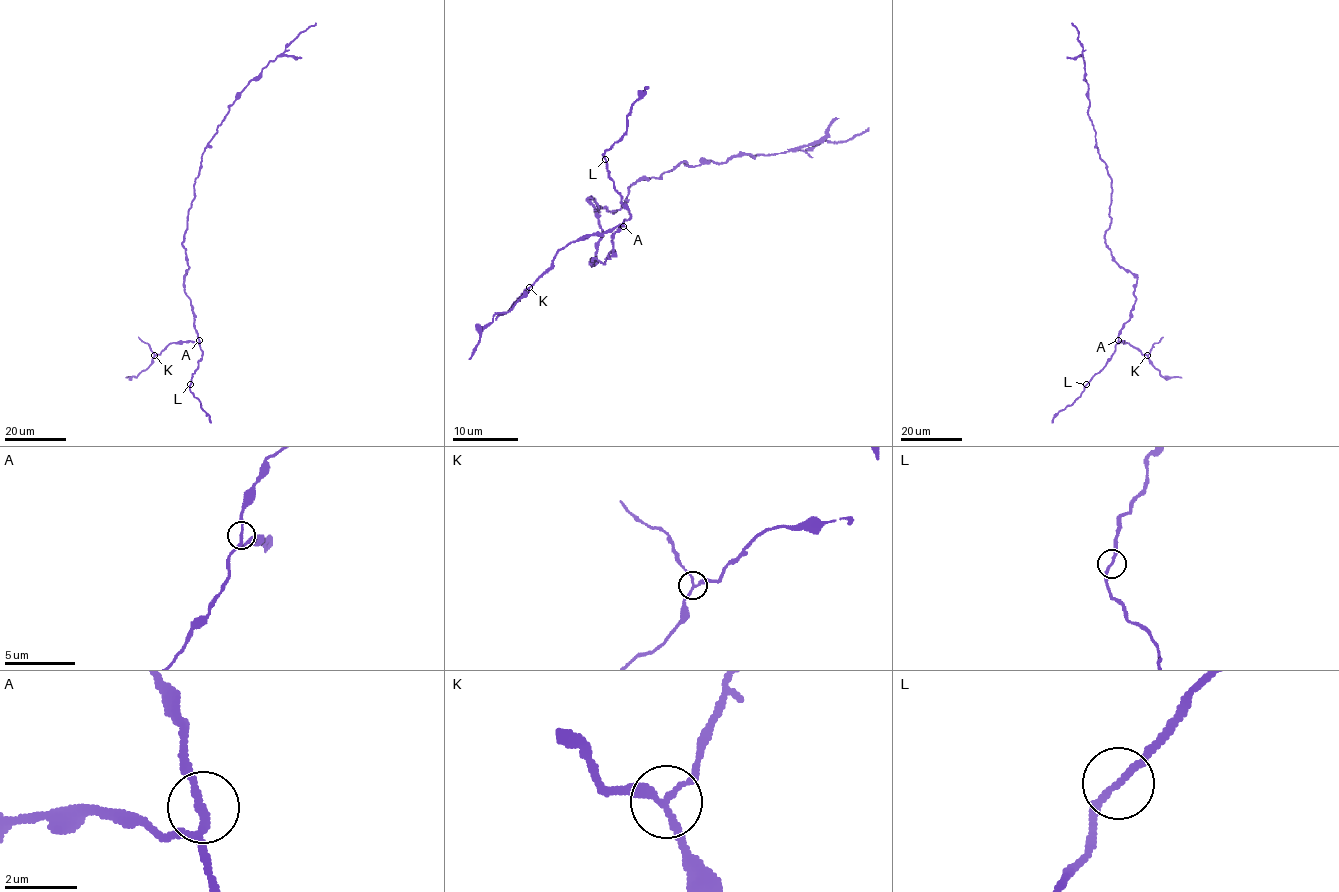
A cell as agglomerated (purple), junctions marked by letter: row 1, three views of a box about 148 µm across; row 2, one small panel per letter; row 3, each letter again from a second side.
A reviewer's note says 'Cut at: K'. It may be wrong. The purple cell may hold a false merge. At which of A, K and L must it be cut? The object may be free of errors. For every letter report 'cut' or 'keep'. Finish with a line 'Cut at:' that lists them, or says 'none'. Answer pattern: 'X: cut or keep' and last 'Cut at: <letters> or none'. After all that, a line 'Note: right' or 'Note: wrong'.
A: keep
K: cut
L: keep
Cut at: K
Note: right

